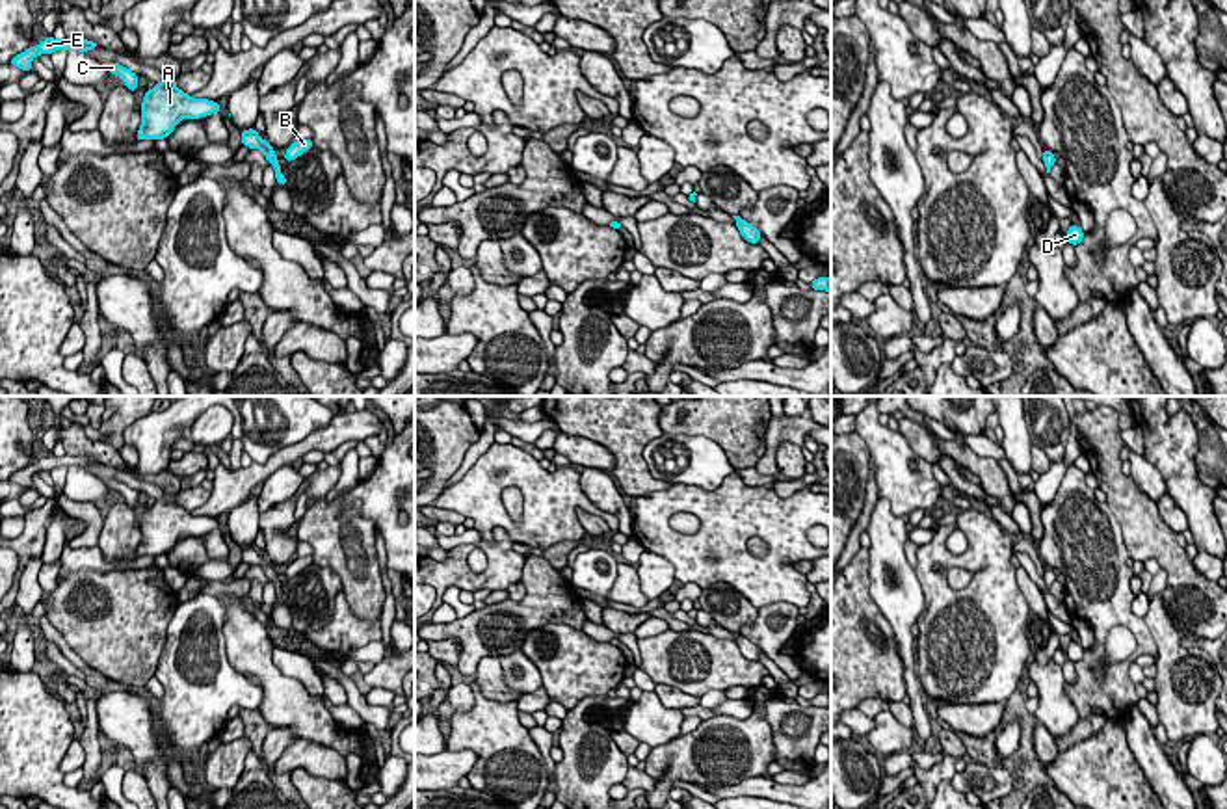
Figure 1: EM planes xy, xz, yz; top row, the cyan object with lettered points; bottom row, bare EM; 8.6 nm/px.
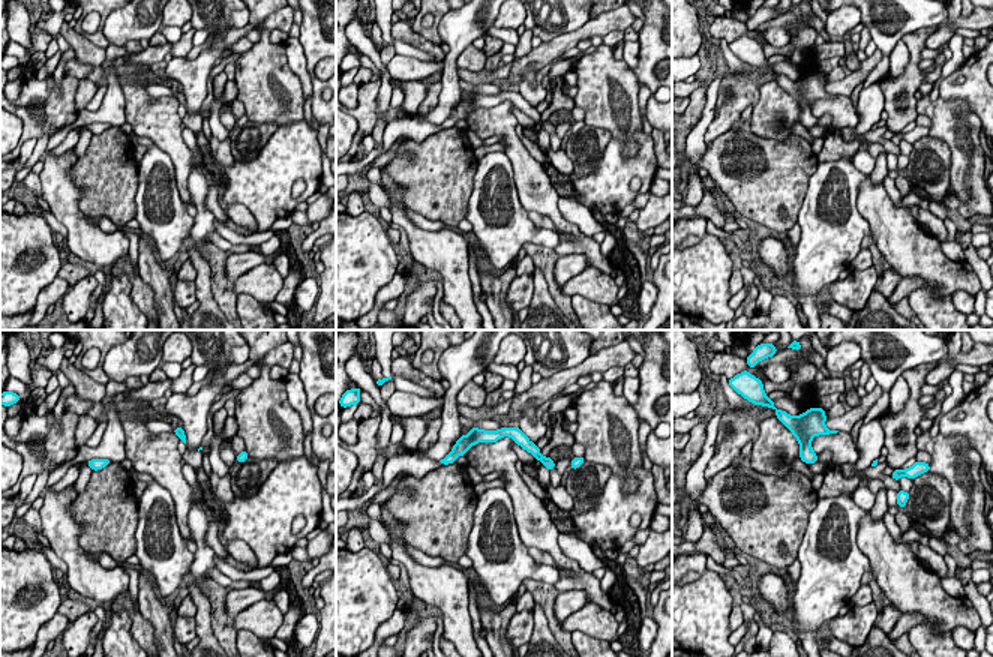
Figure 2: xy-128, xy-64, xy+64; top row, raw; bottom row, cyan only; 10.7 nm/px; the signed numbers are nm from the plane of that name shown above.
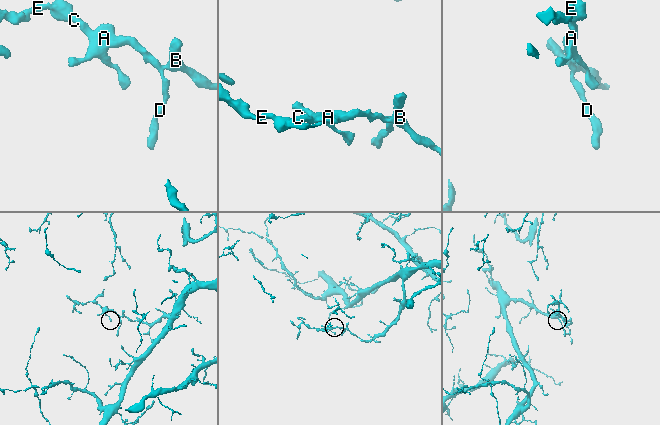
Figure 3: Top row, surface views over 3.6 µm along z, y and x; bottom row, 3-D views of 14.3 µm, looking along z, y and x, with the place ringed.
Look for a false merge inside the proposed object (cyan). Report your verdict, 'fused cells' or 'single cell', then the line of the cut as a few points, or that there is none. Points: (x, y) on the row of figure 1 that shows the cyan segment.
single cell | no cut

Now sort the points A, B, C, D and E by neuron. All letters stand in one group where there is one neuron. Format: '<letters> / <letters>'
A B C D E

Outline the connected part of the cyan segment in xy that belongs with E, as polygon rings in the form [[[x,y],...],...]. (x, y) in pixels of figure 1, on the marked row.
[[[52,35],[46,37],[45,41],[41,41],[37,46],[30,46],[28,50],[17,54],[15,58],[9,60],[11,65],[24,69],[26,73],[32,71],[32,60],[39,54],[52,54],[54,50],[80,50],[80,52],[87,52],[91,48],[99,48],[99,43],[95,41],[87,41],[87,39],[61,39],[56,41]]]

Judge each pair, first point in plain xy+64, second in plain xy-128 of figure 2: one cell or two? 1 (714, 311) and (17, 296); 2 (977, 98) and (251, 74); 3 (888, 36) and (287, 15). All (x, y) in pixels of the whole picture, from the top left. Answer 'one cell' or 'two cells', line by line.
1: one cell
2: two cells
3: two cells

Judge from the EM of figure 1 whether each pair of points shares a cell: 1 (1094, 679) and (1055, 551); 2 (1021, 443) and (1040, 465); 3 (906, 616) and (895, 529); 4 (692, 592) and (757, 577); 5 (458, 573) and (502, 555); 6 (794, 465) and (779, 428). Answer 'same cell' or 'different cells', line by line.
1: same cell
2: different cells
3: same cell
4: different cells
5: same cell
6: different cells

